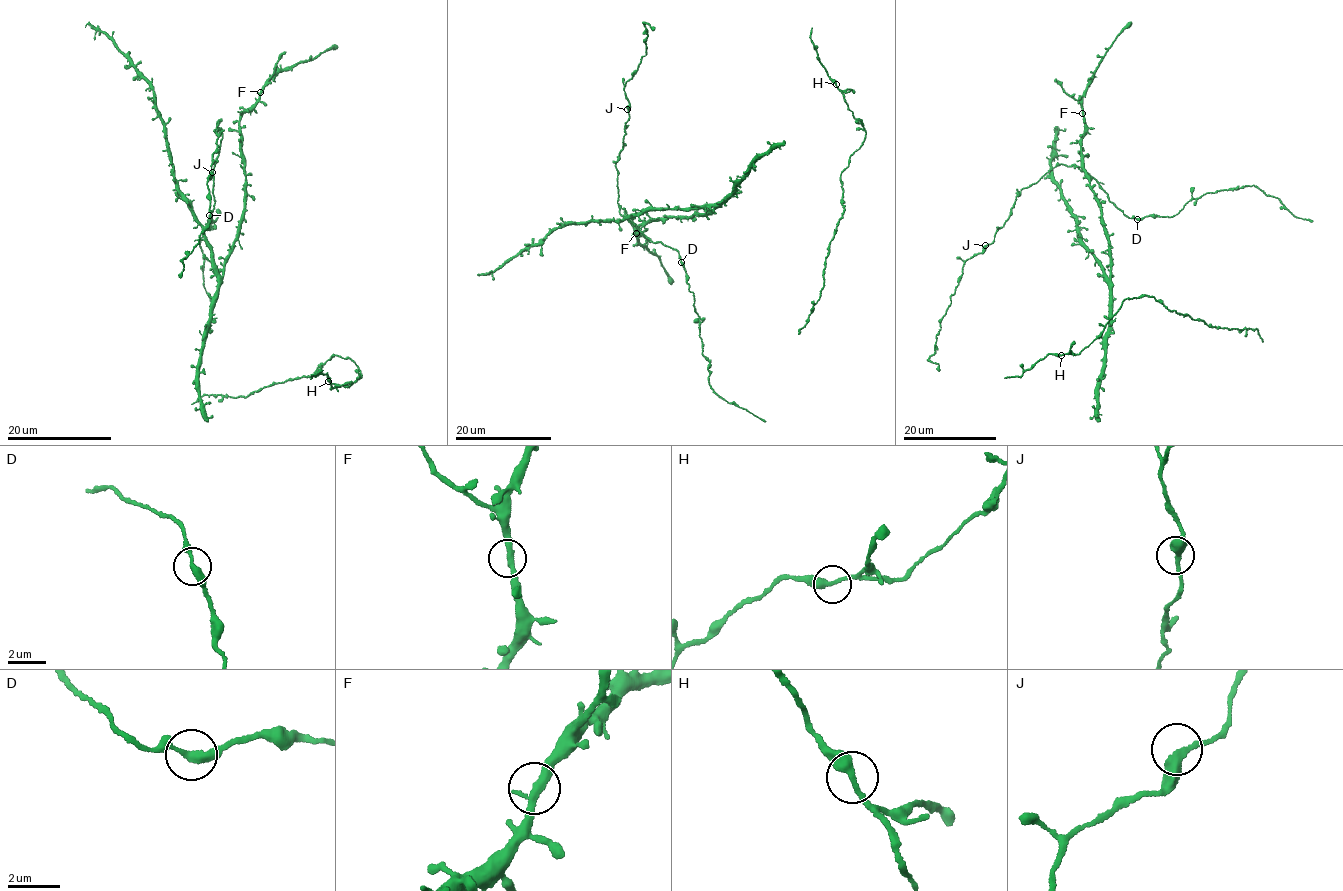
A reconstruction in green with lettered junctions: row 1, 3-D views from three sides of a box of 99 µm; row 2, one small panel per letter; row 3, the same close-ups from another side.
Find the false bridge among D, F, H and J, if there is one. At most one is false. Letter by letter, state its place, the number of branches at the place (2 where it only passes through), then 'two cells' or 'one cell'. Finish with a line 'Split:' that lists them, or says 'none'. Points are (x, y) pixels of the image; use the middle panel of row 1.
D: place (681, 262); branches 2; one cell
F: place (636, 233); branches 2; one cell
H: place (836, 84); branches 2; one cell
J: place (627, 109); branches 2; one cell
Split: none

